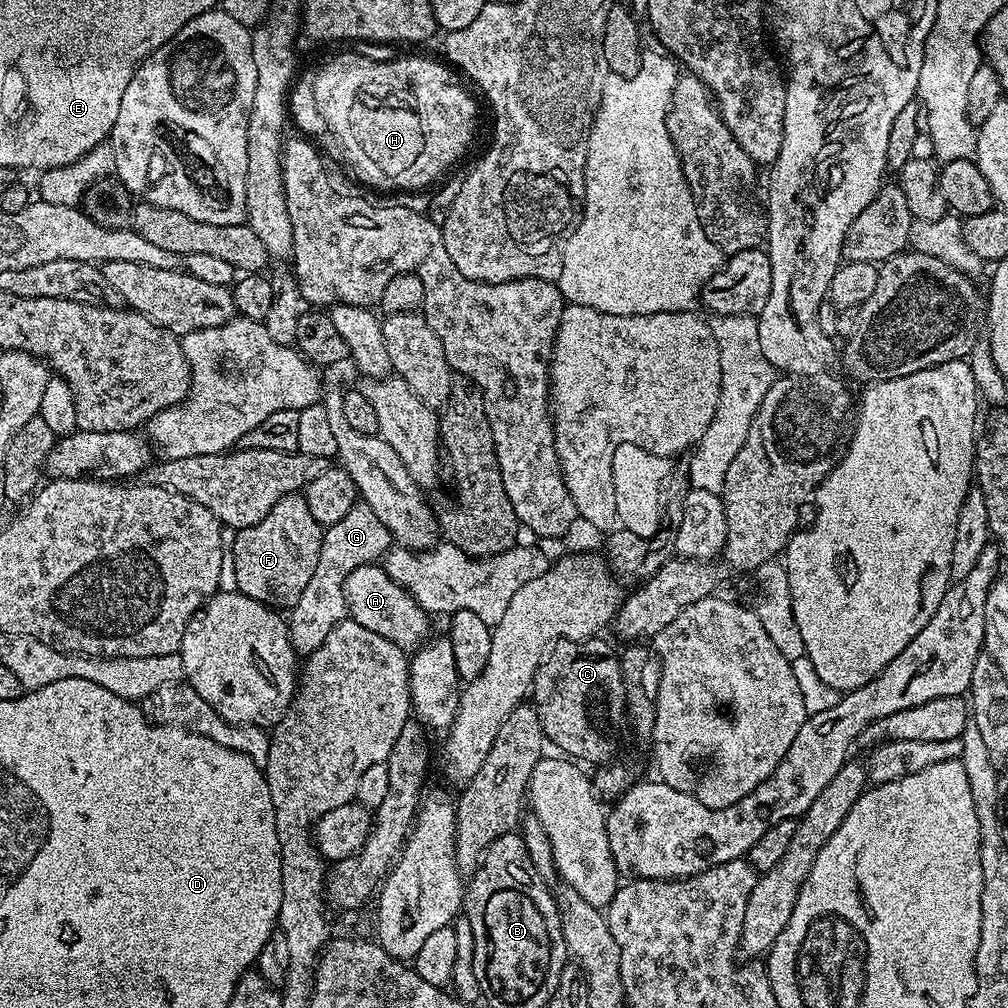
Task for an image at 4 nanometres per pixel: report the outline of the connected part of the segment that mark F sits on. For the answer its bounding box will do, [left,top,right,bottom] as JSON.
[231,495,324,610]

